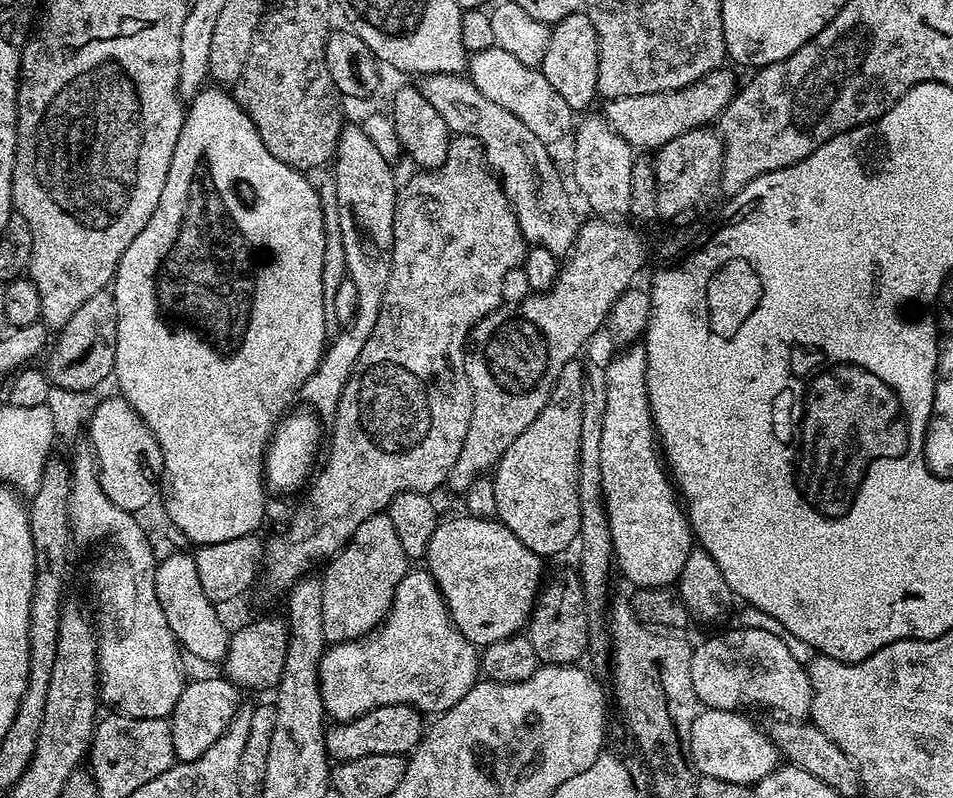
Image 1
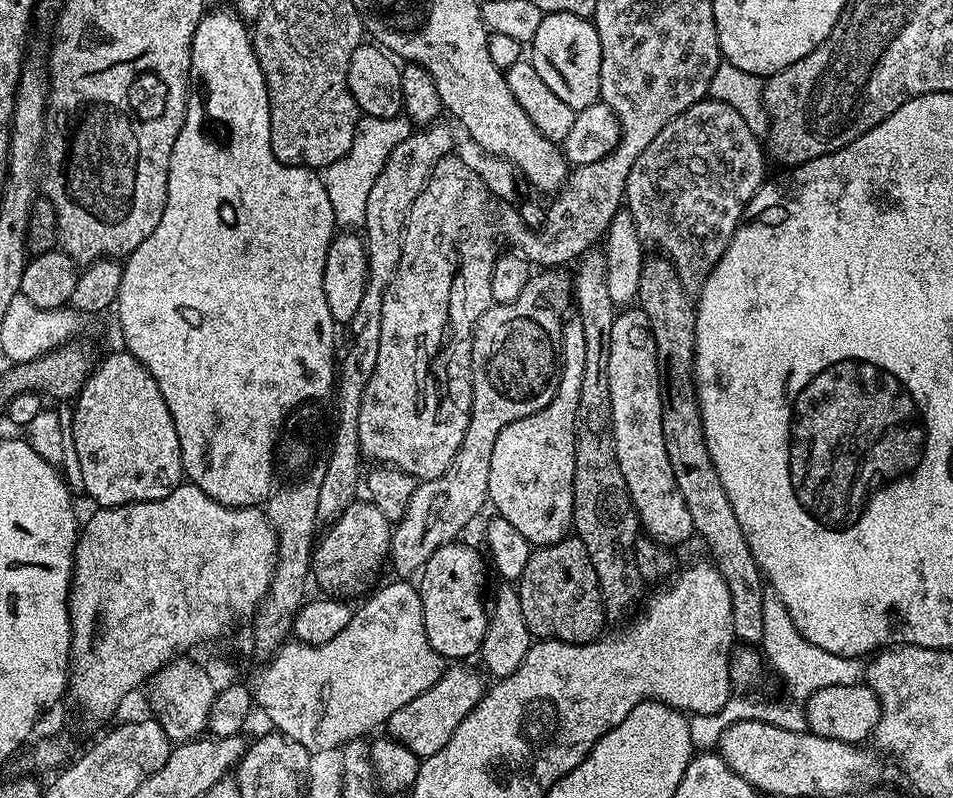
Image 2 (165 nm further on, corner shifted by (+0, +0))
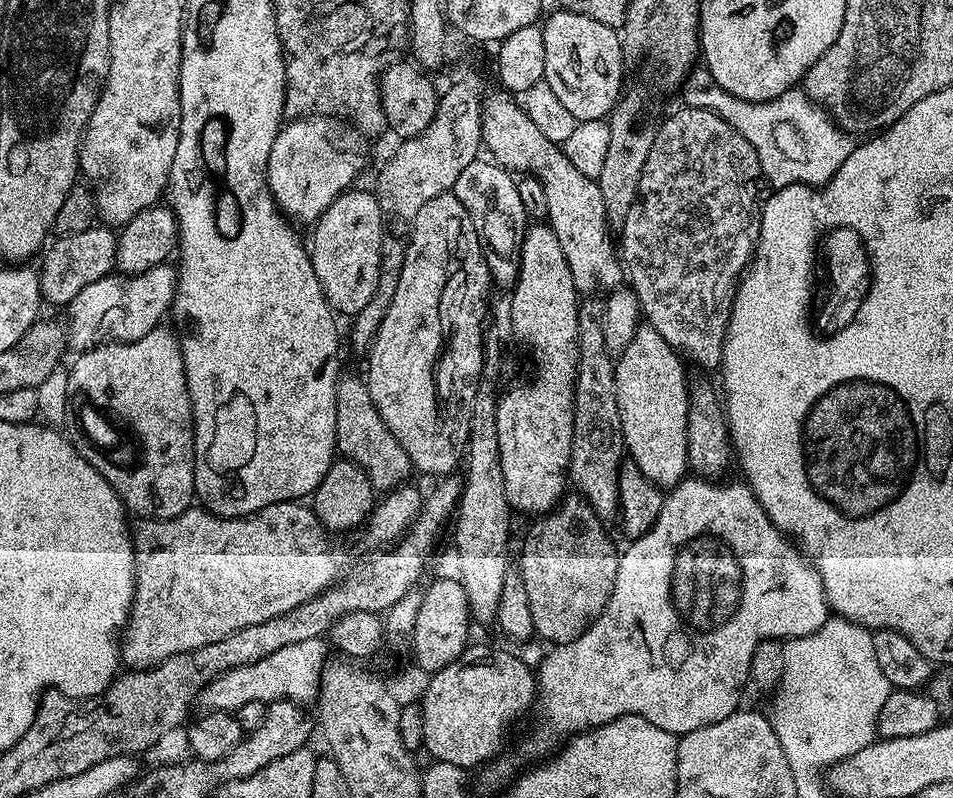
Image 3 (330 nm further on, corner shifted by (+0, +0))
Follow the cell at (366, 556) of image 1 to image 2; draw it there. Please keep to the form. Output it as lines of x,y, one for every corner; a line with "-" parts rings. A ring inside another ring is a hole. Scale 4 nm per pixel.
357,499
355,504
350,504
342,510
342,514
337,516
331,524
327,525
328,532
319,537
312,553
311,575
320,583
321,593
324,594
348,594
352,592
359,584
364,584
380,567
385,567
386,561
390,556
392,547
392,529
393,525
386,519
382,518
382,513
378,511
378,506
374,506
367,499

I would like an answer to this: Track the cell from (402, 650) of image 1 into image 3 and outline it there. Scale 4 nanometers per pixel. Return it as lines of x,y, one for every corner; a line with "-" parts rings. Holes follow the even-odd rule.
323,639
310,642
294,642
294,646
282,646
267,658
250,662
250,666
238,666
210,682
200,693
198,700
205,709
213,712
235,713
236,709
246,706
246,702
262,700
292,700
301,706
308,706
320,694
320,675
324,665
329,663
330,648

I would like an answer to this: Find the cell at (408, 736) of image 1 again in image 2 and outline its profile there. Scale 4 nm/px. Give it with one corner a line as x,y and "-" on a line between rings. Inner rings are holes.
468,666
445,667
444,675
438,682
434,682
434,686
430,686
430,690
418,694
418,698
406,702
406,706
394,710
386,725
387,735
402,742
402,746
421,758
438,754
438,750
450,742
450,734
458,730
458,722
462,722
462,718
474,710
486,691
485,677
479,671
476,673
474,669
464,667

